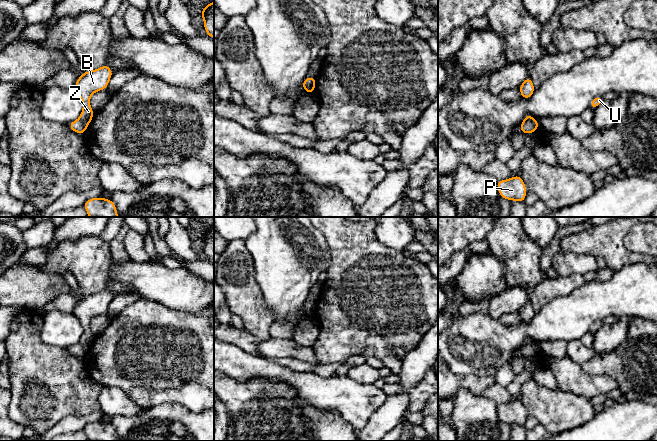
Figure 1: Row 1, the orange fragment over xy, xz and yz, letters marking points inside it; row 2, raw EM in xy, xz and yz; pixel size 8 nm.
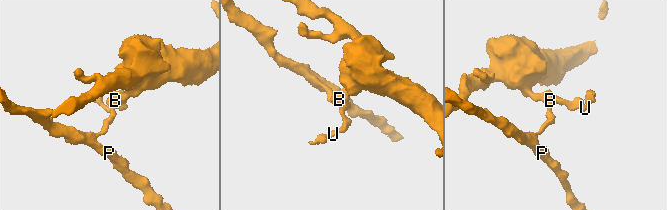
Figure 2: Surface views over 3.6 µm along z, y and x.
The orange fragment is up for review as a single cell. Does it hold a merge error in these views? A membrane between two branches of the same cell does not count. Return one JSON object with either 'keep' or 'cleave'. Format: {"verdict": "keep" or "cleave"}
{"verdict": "cleave"}

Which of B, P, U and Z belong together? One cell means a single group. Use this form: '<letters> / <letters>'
B U Z / P

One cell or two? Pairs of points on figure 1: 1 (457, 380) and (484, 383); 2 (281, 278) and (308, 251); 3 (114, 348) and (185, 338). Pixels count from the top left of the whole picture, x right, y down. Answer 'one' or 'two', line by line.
1: one
2: one
3: one

